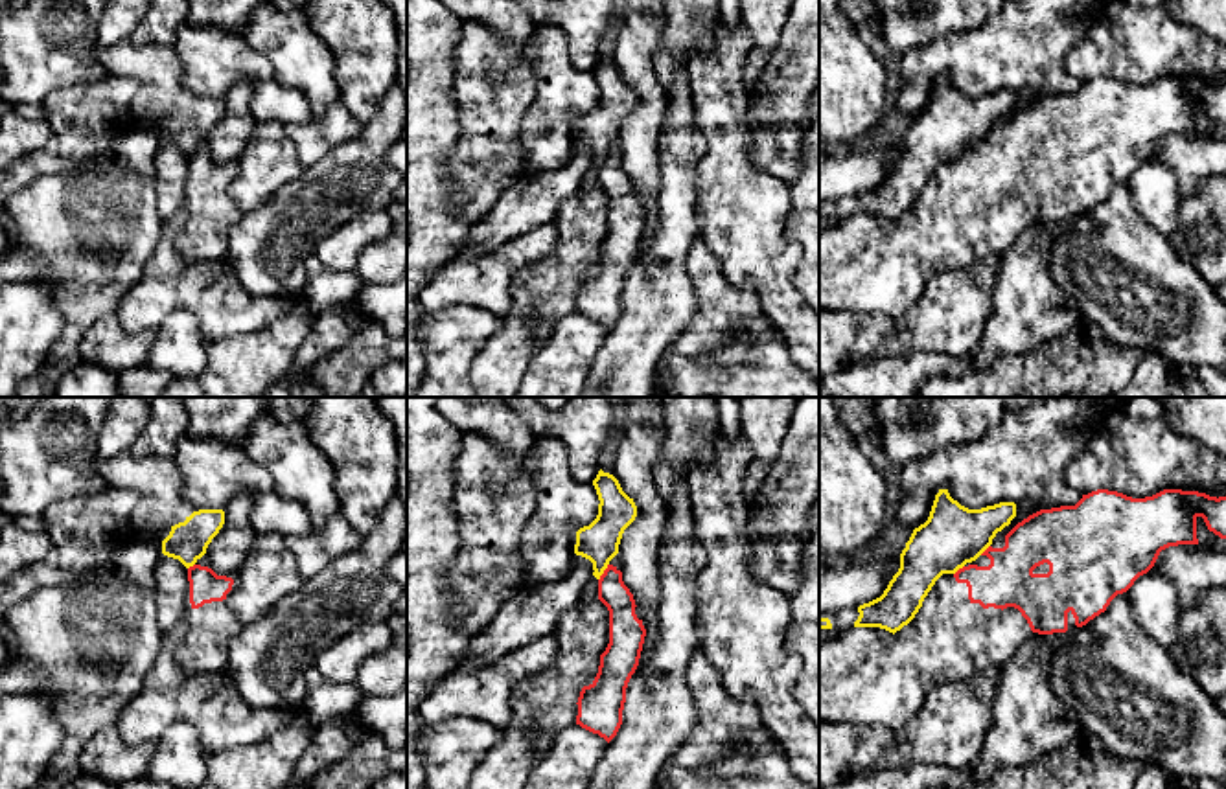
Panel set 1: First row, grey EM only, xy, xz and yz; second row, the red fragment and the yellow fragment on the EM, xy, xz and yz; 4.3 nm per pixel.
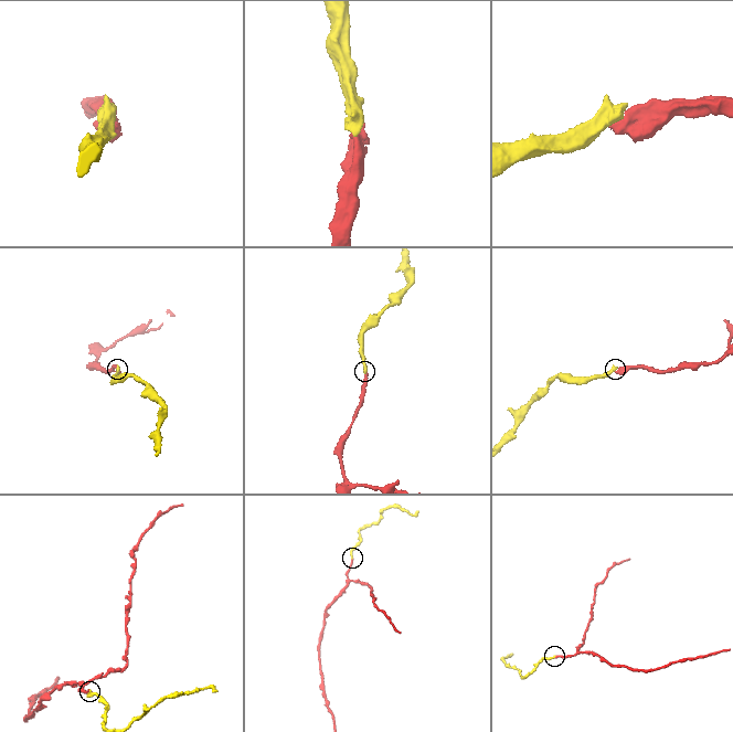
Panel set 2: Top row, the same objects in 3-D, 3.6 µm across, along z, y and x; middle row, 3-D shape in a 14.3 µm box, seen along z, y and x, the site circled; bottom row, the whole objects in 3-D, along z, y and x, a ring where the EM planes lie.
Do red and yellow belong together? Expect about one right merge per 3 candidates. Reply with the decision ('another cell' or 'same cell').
another cell

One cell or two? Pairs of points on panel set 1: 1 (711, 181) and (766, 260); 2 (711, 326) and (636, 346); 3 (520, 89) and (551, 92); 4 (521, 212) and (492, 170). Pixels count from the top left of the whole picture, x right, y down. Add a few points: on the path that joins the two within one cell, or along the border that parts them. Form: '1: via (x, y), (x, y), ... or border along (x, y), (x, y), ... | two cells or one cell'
1: via (731, 201), (742, 212), (748, 240) | one cell
2: border along (696, 295), (696, 311), (689, 326), (669, 348) | two cells
3: border along (529, 48), (534, 98), (518, 131) | two cells
4: border along (527, 173), (477, 221) | two cells

